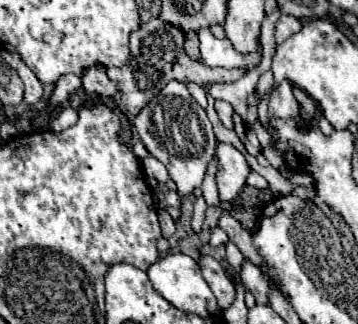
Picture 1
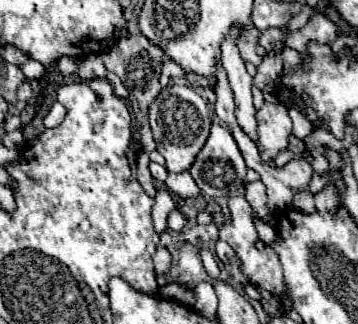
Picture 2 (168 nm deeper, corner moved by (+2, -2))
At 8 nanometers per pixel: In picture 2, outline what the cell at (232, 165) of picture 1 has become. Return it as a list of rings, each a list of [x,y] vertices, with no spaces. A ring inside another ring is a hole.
[[[212,122],[212,130],[210,136],[204,144],[204,148],[200,150],[200,154],[196,156],[196,162],[190,168],[192,178],[196,180],[198,188],[208,194],[210,198],[222,198],[222,196],[236,196],[238,192],[242,192],[244,188],[244,180],[246,180],[246,164],[244,158],[232,138],[232,134],[218,122]]]

